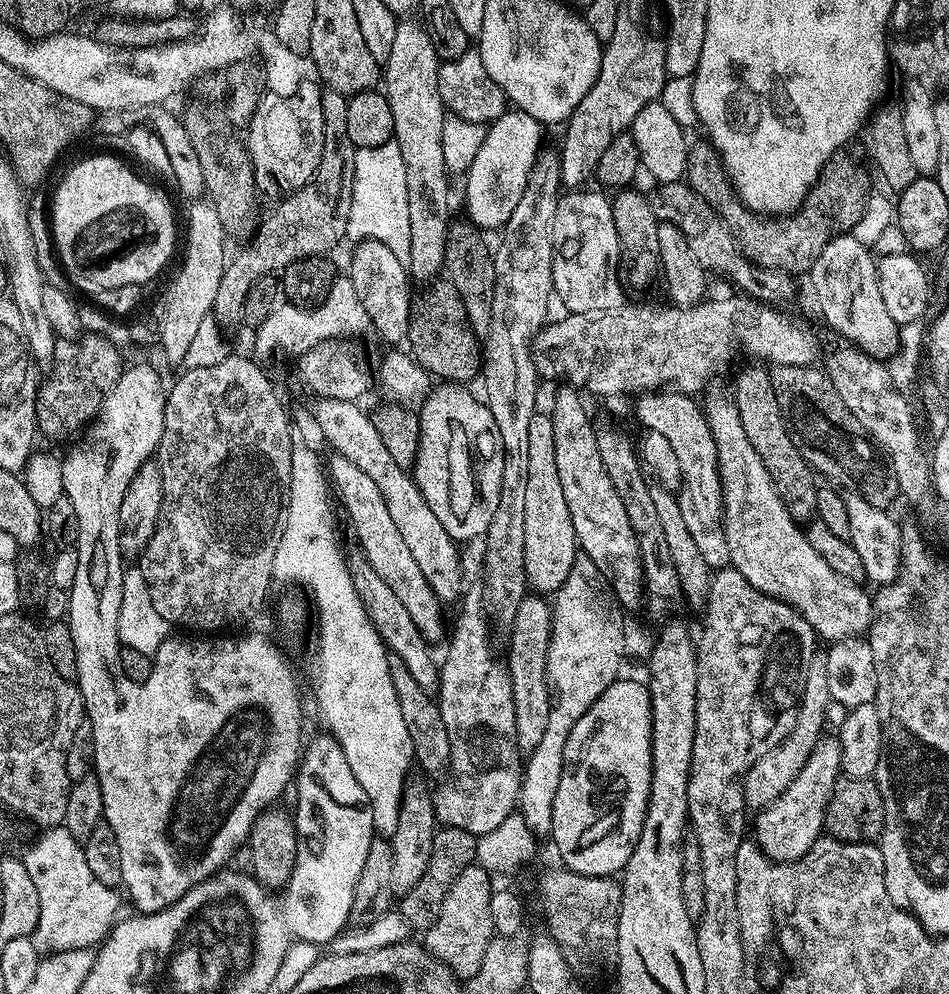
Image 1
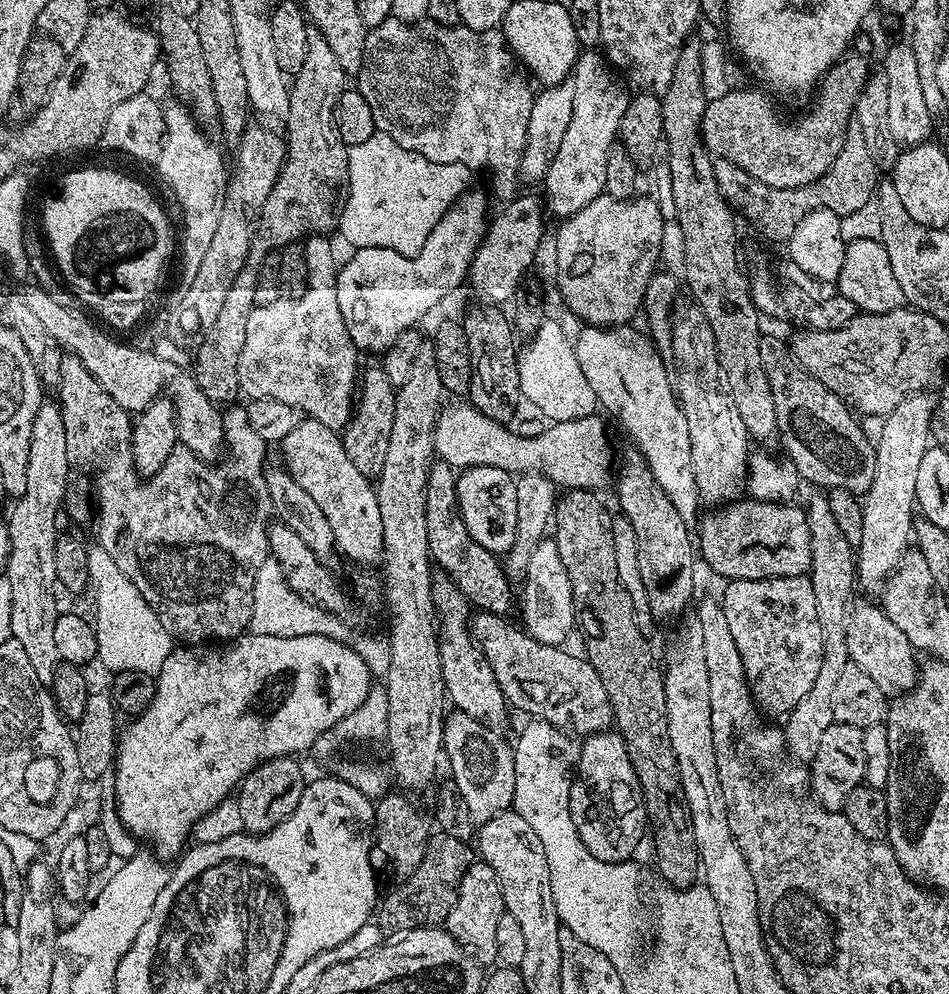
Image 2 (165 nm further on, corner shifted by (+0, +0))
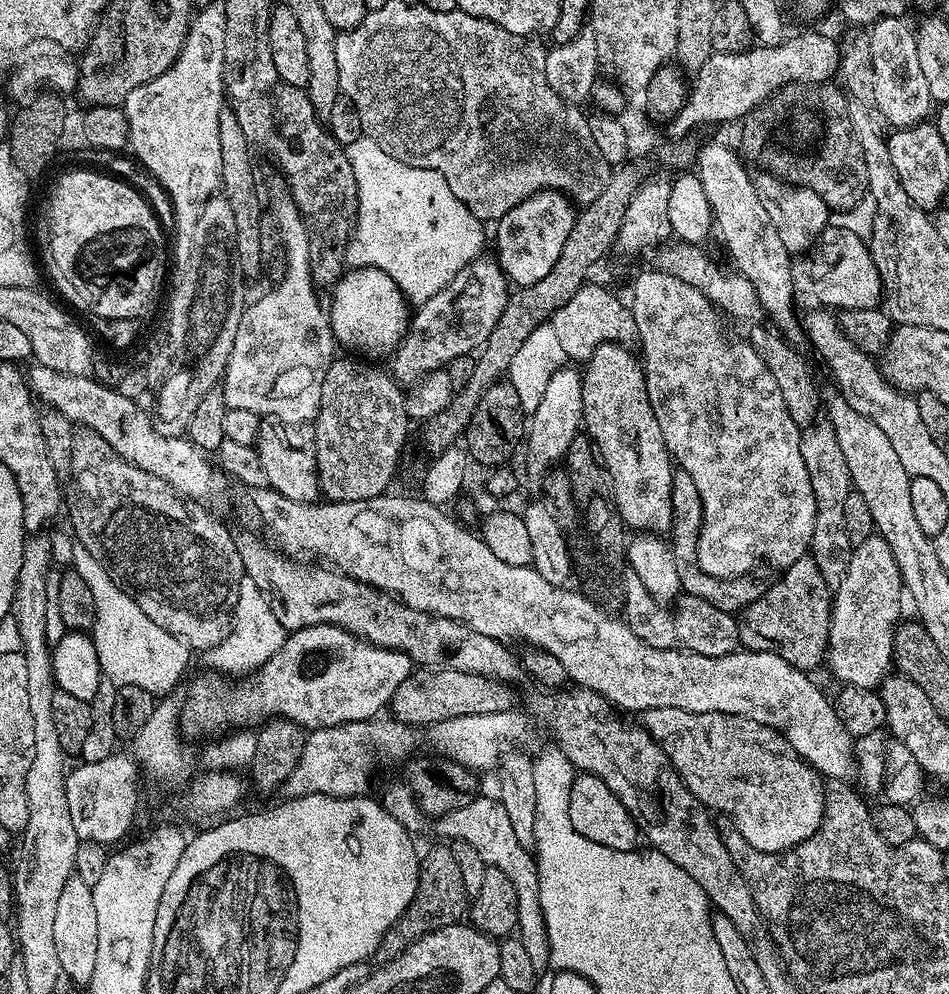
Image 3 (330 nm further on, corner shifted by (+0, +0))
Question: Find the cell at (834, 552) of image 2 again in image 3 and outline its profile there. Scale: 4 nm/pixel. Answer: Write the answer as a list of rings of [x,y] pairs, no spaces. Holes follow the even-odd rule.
[[[827,418],[820,419],[809,423],[801,431],[800,449],[806,462],[806,474],[810,474],[810,487],[814,490],[816,507],[810,554],[814,562],[818,562],[818,570],[825,582],[835,586],[842,582],[842,578],[846,578],[846,566],[850,566],[854,547],[846,530],[846,498],[853,487],[850,470],[846,466],[846,458],[842,458],[842,446],[838,446],[832,422]]]

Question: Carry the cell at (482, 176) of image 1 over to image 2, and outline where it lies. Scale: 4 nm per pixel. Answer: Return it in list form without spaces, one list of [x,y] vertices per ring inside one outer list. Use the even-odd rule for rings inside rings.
[[[465,191],[464,195],[448,209],[448,213],[440,219],[430,232],[430,238],[422,246],[417,256],[400,256],[389,248],[370,246],[357,248],[348,261],[339,265],[336,274],[336,289],[338,290],[338,310],[342,310],[342,322],[346,322],[346,330],[361,352],[377,352],[383,354],[405,335],[407,328],[412,328],[427,312],[432,312],[459,284],[465,283],[468,271],[472,265],[474,254],[479,250],[488,231],[490,211],[489,197],[480,192]]]

